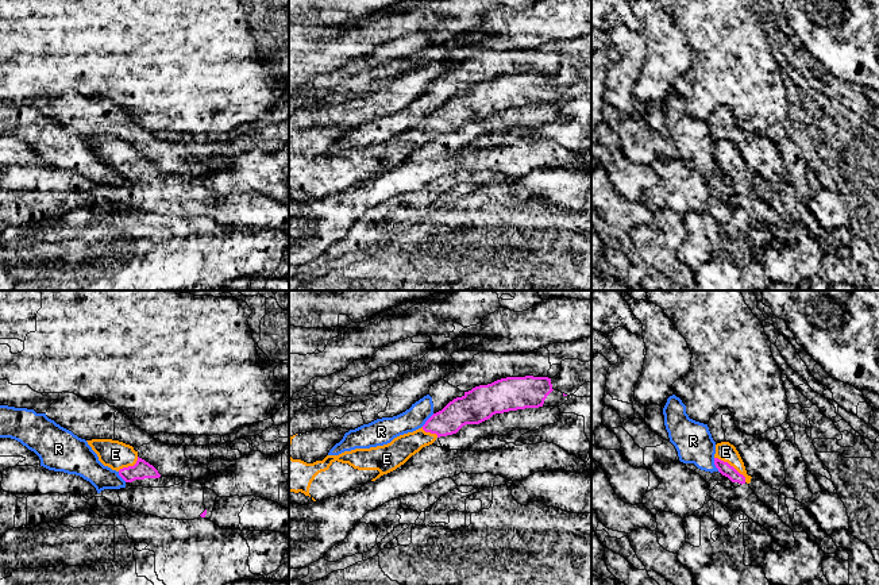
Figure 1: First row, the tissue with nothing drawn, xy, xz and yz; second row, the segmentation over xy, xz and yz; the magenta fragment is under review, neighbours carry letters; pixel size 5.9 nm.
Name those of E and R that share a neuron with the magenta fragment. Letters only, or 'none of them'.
E

